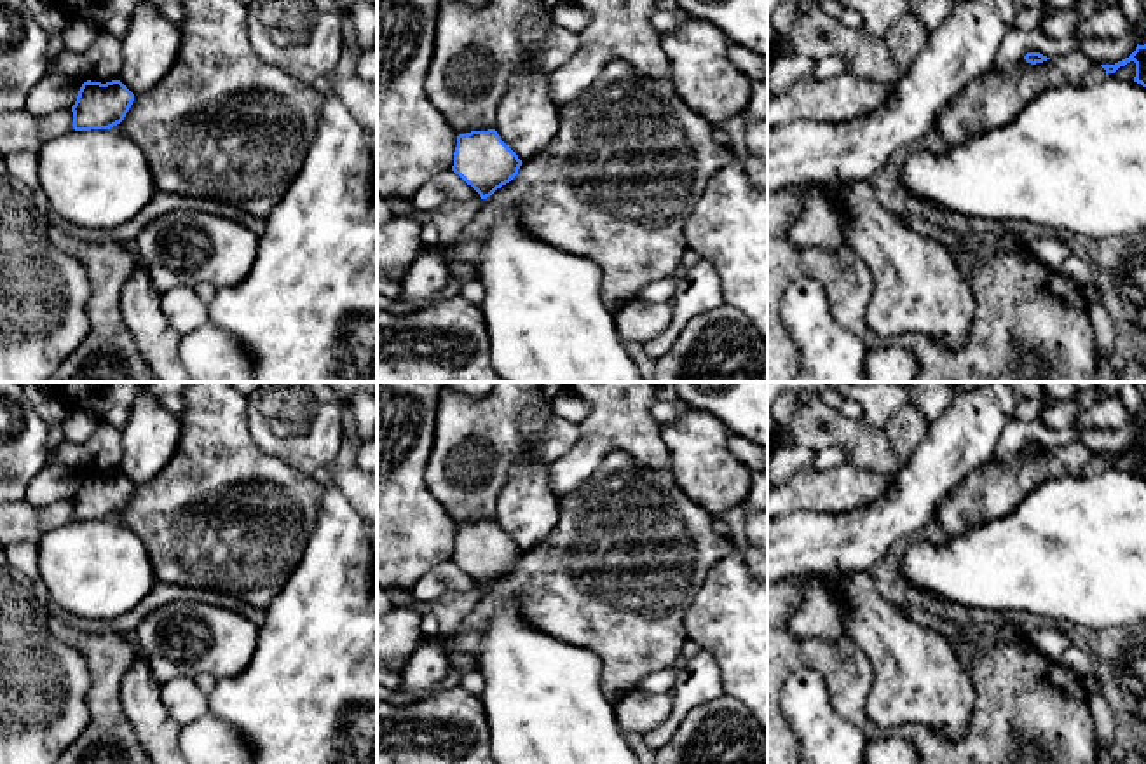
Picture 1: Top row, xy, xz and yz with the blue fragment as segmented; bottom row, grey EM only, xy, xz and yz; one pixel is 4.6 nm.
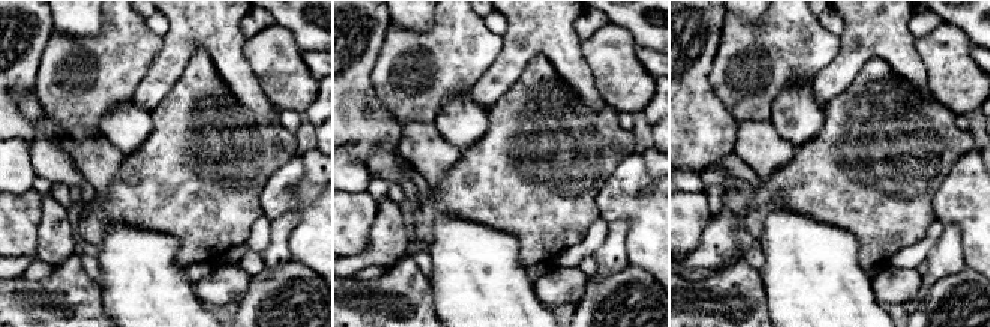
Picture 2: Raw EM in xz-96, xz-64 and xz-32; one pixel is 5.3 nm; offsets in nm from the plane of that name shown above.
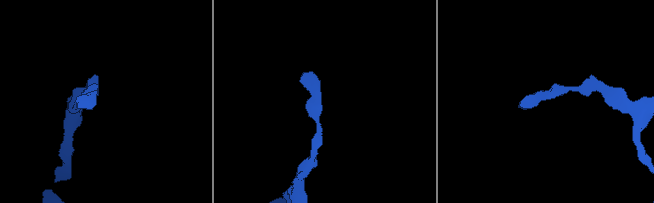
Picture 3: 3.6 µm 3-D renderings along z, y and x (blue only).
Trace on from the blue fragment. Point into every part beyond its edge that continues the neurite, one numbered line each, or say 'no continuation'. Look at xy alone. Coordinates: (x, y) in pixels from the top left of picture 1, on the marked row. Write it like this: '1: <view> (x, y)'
no continuation

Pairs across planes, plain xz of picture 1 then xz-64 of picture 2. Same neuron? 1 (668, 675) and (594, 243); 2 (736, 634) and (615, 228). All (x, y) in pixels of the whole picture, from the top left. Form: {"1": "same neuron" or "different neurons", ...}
{"1": "same neuron", "2": "different neurons"}

